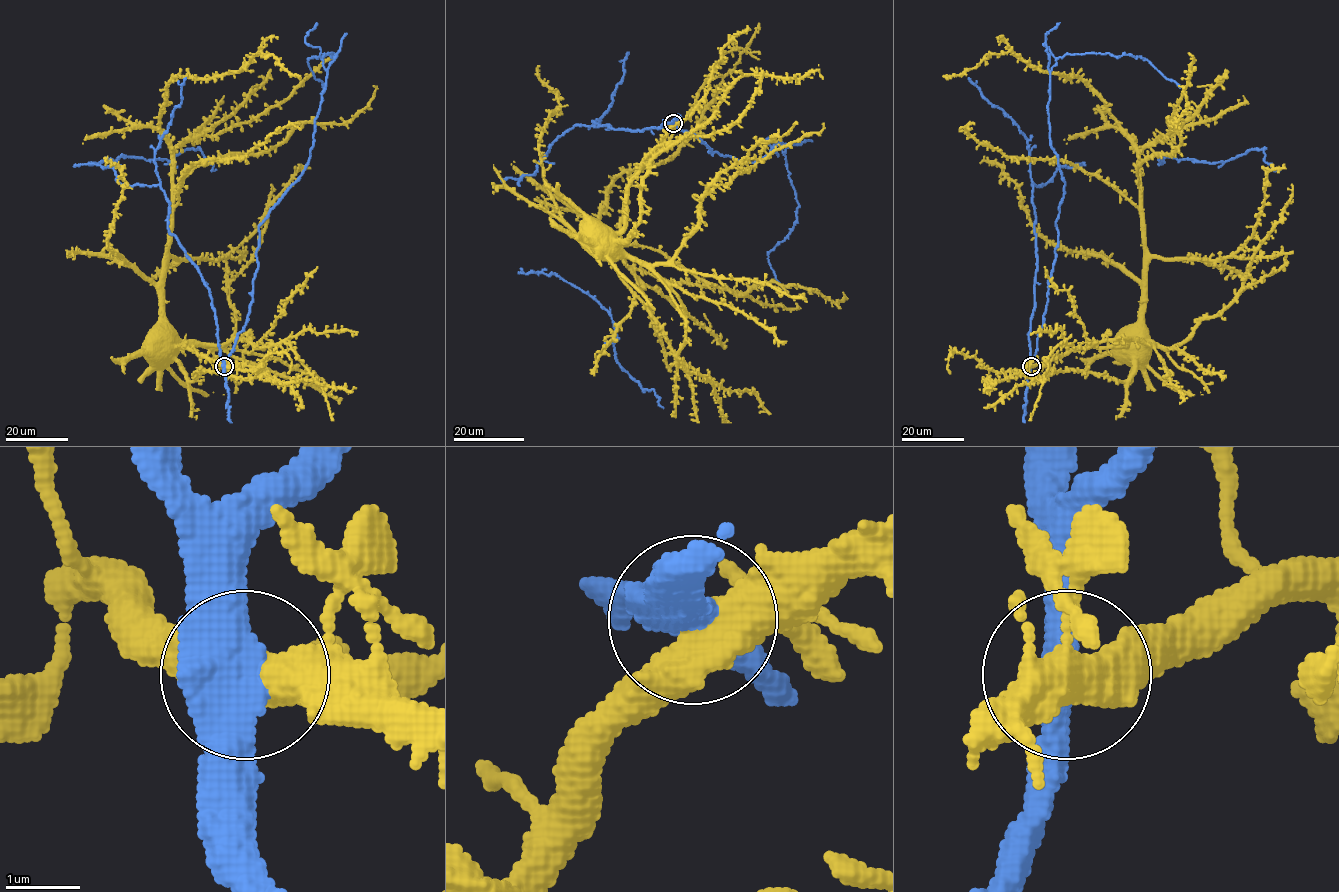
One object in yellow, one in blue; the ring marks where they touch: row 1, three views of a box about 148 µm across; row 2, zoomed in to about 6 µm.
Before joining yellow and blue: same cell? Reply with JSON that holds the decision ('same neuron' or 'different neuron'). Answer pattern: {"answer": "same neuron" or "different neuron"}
{"answer": "different neuron"}

